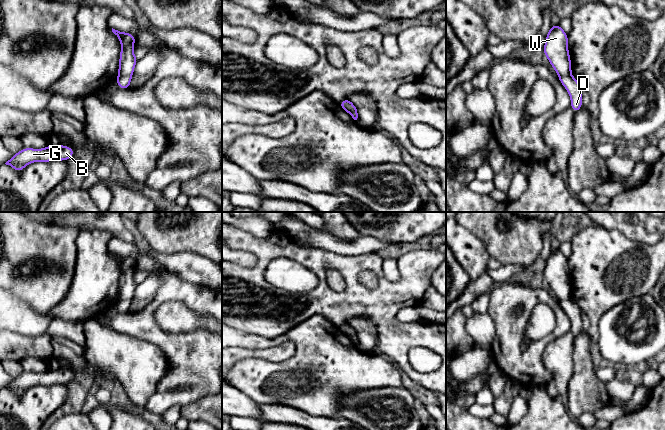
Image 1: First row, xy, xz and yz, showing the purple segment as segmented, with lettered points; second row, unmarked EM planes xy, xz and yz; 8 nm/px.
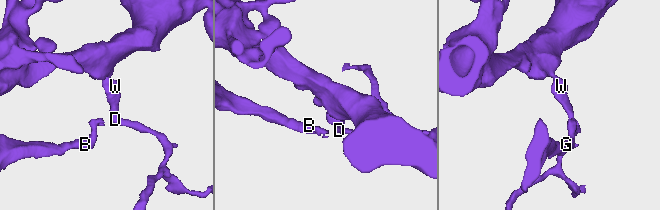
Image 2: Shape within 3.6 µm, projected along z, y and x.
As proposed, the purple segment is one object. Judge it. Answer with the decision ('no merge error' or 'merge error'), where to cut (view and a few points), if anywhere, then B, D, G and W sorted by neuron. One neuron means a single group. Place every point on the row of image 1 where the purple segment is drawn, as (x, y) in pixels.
no merge error; cut none; groups B D G W

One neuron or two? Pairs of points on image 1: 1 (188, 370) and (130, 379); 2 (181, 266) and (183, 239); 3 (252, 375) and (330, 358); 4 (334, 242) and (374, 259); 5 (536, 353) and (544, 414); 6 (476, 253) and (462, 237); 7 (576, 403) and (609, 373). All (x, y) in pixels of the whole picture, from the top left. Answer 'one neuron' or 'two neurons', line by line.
1: two neurons
2: two neurons
3: one neuron
4: two neurons
5: two neurons
6: one neuron
7: two neurons

